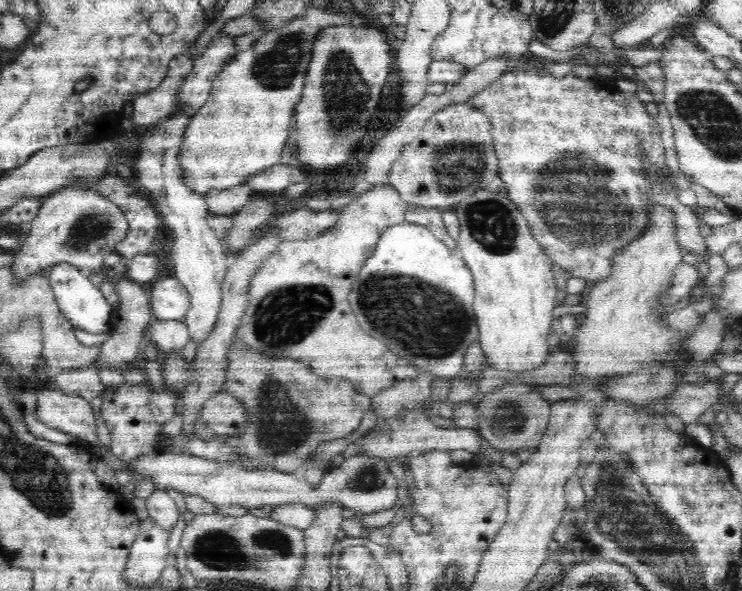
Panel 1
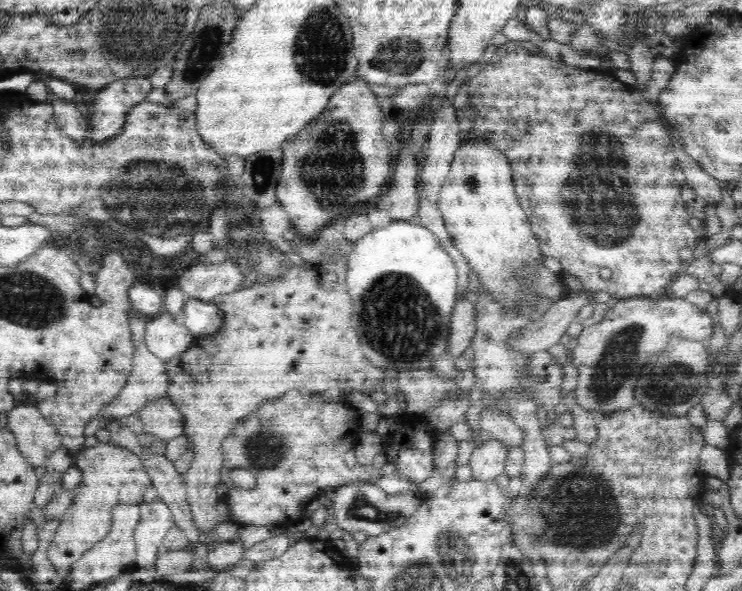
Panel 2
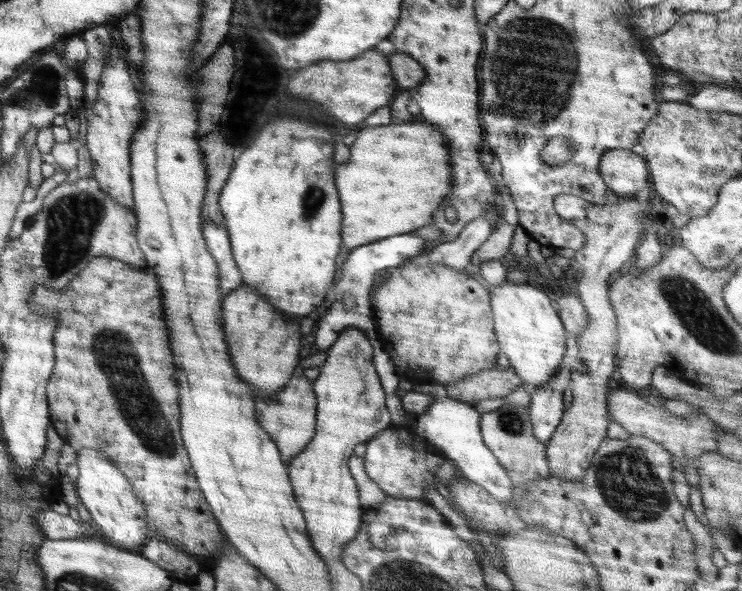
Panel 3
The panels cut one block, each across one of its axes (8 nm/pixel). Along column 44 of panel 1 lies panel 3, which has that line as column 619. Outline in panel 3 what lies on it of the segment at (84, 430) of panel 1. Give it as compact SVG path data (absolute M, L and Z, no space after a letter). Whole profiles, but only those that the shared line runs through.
M627 388L611 389L606 397L607 412L610 420L617 422L629 434L641 434L650 440L661 444L668 452L672 453L676 460L684 465L692 465L697 468L700 454L703 452L719 453L717 447L717 432L724 427L720 427L714 420L706 415L691 414L684 418L683 416L674 416L670 407L654 407L647 401L644 401L637 391Z

